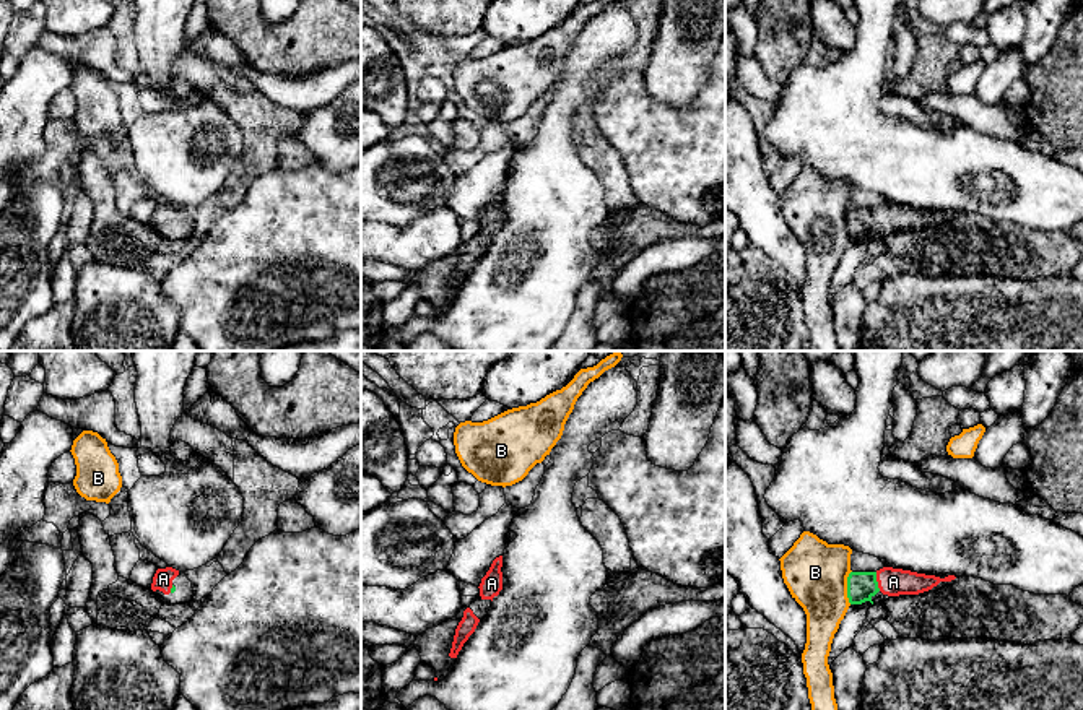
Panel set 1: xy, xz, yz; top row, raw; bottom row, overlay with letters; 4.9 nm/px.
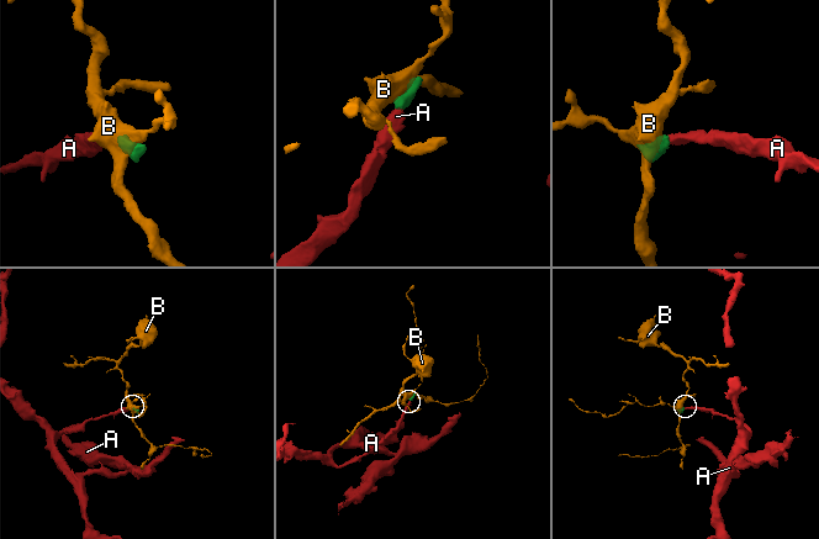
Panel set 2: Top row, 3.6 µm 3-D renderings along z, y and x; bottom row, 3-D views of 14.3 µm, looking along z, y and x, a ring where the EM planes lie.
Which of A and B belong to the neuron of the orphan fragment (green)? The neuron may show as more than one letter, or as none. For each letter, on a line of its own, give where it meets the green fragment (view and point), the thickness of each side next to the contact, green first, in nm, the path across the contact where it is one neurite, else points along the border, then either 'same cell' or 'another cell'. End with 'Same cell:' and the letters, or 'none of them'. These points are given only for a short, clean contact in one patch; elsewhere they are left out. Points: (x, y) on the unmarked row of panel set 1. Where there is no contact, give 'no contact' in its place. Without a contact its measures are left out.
A: contact yz (877, 218); calibres 140 and 140 nm; way yz (861, 221), (877, 218), (893, 218); same cell
B: contact yz (848, 223); calibres 140 and 320 nm; border yz (851, 207), (848, 213), (849, 239); another cell
Same cell: A

